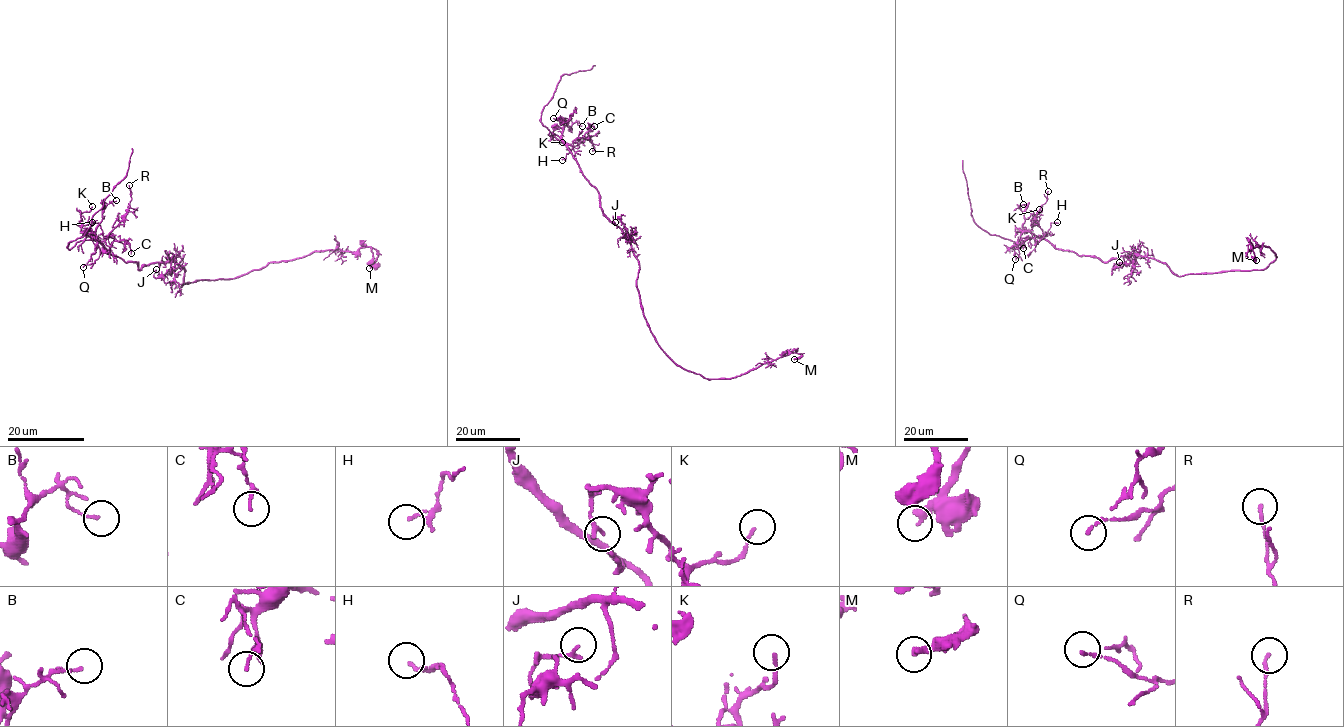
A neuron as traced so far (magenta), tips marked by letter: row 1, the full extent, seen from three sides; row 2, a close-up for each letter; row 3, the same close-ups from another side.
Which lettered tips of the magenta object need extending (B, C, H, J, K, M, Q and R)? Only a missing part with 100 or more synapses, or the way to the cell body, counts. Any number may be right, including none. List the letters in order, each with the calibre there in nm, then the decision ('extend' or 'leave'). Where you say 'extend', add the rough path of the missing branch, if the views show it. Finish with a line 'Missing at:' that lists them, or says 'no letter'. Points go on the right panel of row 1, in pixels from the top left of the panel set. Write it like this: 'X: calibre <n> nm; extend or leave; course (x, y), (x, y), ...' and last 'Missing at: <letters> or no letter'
B: calibre 100 nm; leave
C: calibre 100 nm; leave
H: calibre 110 nm; leave
J: calibre 180 nm; leave
K: calibre 100 nm; leave
M: calibre 280 nm; leave
Q: calibre 140 nm; leave
R: calibre 130 nm; leave
Missing at: no letter

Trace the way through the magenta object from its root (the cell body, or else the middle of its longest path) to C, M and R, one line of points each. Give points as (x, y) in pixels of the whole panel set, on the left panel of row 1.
C: (176, 263), (151, 263), (139, 269), (137, 263), (110, 254), (99, 242), (110, 246), (123, 241), (131, 253)
M: (176, 263), (184, 269), (182, 286), (236, 278), (270, 262), (315, 251), (371, 246), (378, 256), (369, 268)
R: (176, 263), (151, 263), (139, 269), (137, 263), (110, 254), (99, 243), (107, 238), (129, 207), (129, 185)

